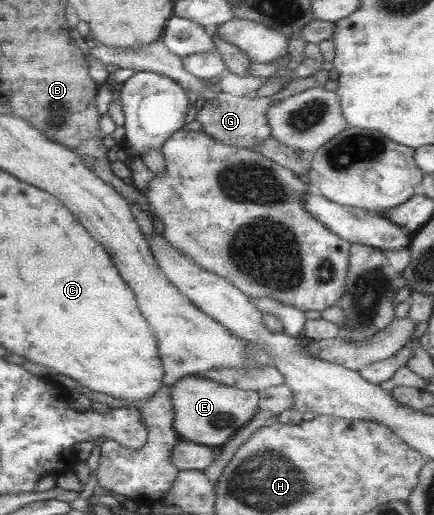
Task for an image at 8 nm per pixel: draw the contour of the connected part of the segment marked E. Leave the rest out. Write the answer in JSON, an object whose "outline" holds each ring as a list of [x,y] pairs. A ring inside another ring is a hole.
{"outline":[[[188,375],[171,384],[169,390],[173,412],[173,429],[180,440],[190,441],[207,447],[224,444],[258,410],[258,395],[253,390],[232,388],[225,384]]]}

